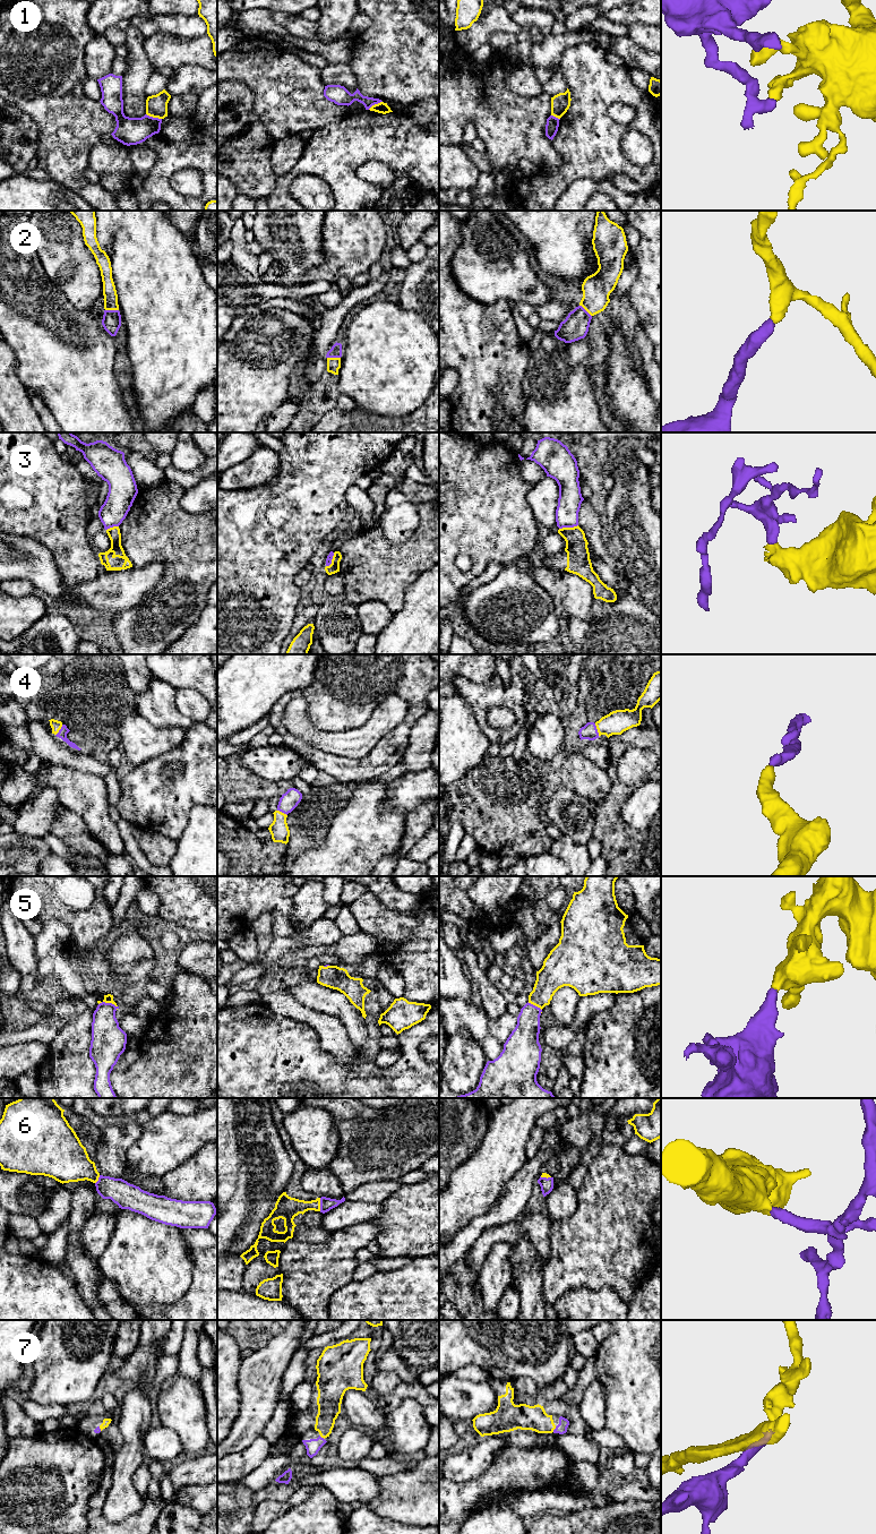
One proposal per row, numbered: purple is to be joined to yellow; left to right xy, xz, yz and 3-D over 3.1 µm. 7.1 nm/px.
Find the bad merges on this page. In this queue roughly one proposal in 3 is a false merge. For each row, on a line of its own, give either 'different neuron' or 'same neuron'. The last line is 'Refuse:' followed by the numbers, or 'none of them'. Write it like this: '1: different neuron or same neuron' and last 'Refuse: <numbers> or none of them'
1: different neuron
2: same neuron
3: different neuron
4: same neuron
5: same neuron
6: same neuron
7: same neuron
Refuse: 1, 3

